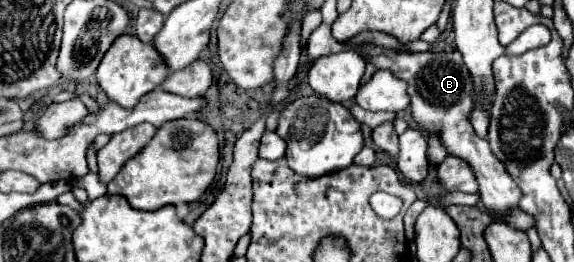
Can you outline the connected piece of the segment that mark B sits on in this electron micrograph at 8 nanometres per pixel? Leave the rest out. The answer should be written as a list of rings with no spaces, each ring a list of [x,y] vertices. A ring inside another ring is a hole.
[[[362,45],[362,49],[370,55],[372,65],[380,65],[380,69],[388,69],[394,77],[408,83],[410,95],[410,111],[416,125],[428,133],[438,133],[442,145],[448,155],[464,159],[478,181],[478,193],[486,207],[504,211],[508,207],[516,207],[520,199],[520,189],[508,177],[504,165],[494,157],[486,139],[478,137],[470,123],[472,111],[472,77],[462,61],[462,55],[456,49],[444,51],[424,51],[424,53],[396,53],[392,49],[382,49],[376,45]]]

